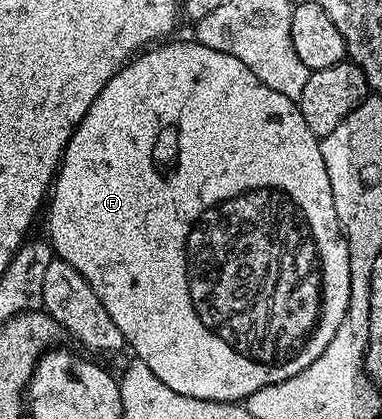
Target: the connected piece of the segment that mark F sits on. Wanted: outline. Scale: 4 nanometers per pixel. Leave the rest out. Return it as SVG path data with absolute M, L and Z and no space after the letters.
M187 39L187 41L174 41L169 43L158 43L153 47L137 54L134 60L129 61L120 71L116 71L113 81L104 83L100 95L92 103L90 113L84 115L81 123L74 128L74 136L66 144L66 152L63 153L56 174L56 184L48 194L48 209L50 205L50 234L48 240L56 250L57 256L66 260L70 265L76 267L84 275L84 279L90 281L92 291L96 291L96 299L104 303L104 311L112 315L116 327L120 327L120 335L127 346L134 348L133 356L137 360L148 363L152 375L164 383L164 387L172 387L180 395L188 395L192 399L208 399L209 401L233 401L235 403L245 402L260 387L268 387L272 383L280 383L284 379L290 379L308 363L312 363L320 357L324 347L332 341L332 335L336 333L336 327L340 325L347 310L348 295L350 294L350 256L346 239L342 235L342 228L336 215L336 203L332 203L332 183L328 183L328 167L324 167L324 155L322 154L322 142L315 133L308 128L298 116L298 102L288 99L288 95L280 95L280 91L272 91L272 87L264 87L240 63L238 59L232 59L232 55L224 55L224 51L212 51L212 47L204 47L200 42Z

